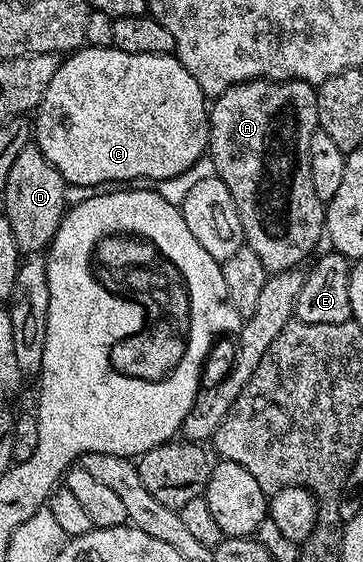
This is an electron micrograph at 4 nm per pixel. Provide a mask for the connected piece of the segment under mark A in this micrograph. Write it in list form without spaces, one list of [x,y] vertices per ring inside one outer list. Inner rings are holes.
[[[257,78],[251,82],[241,82],[228,88],[219,98],[209,103],[210,111],[210,144],[208,157],[214,161],[216,177],[228,184],[228,192],[232,192],[232,200],[236,204],[236,212],[240,212],[240,224],[245,245],[260,256],[264,268],[270,274],[279,274],[285,270],[292,270],[303,265],[302,261],[318,246],[318,241],[323,241],[324,227],[326,224],[326,208],[316,196],[316,188],[312,188],[312,168],[308,168],[308,144],[312,140],[315,130],[318,129],[318,113],[316,112],[317,89],[311,83],[301,82],[293,78],[287,82],[270,82],[266,78]]]

